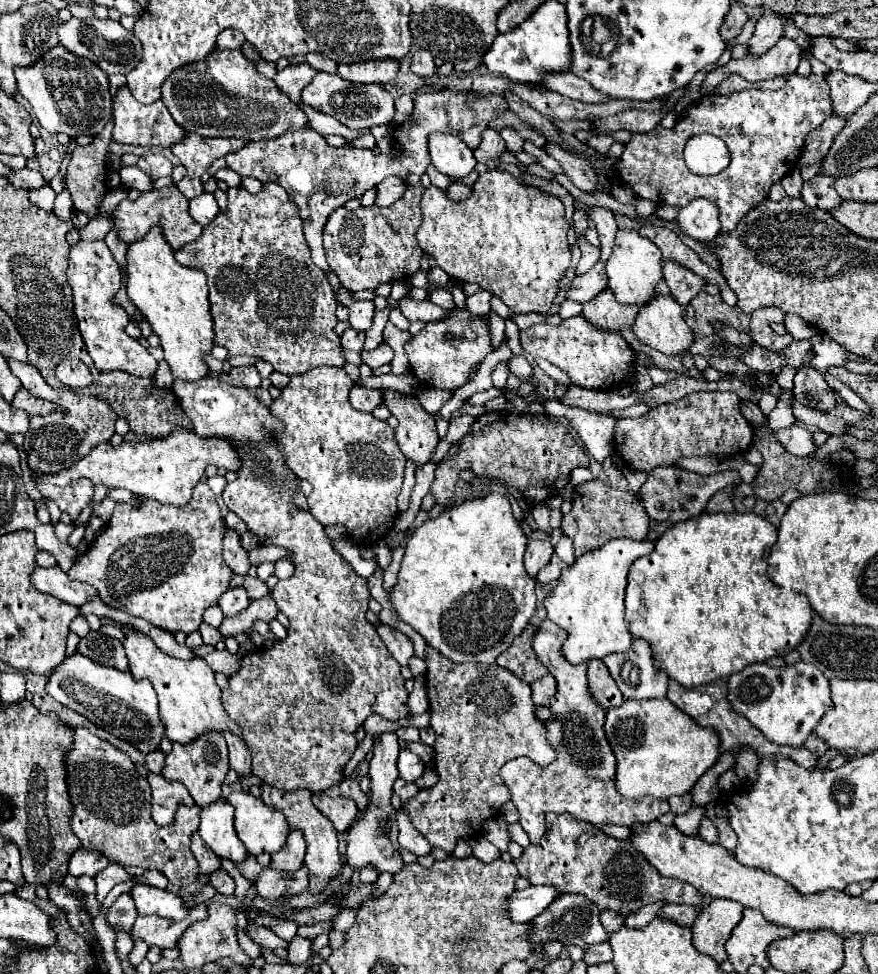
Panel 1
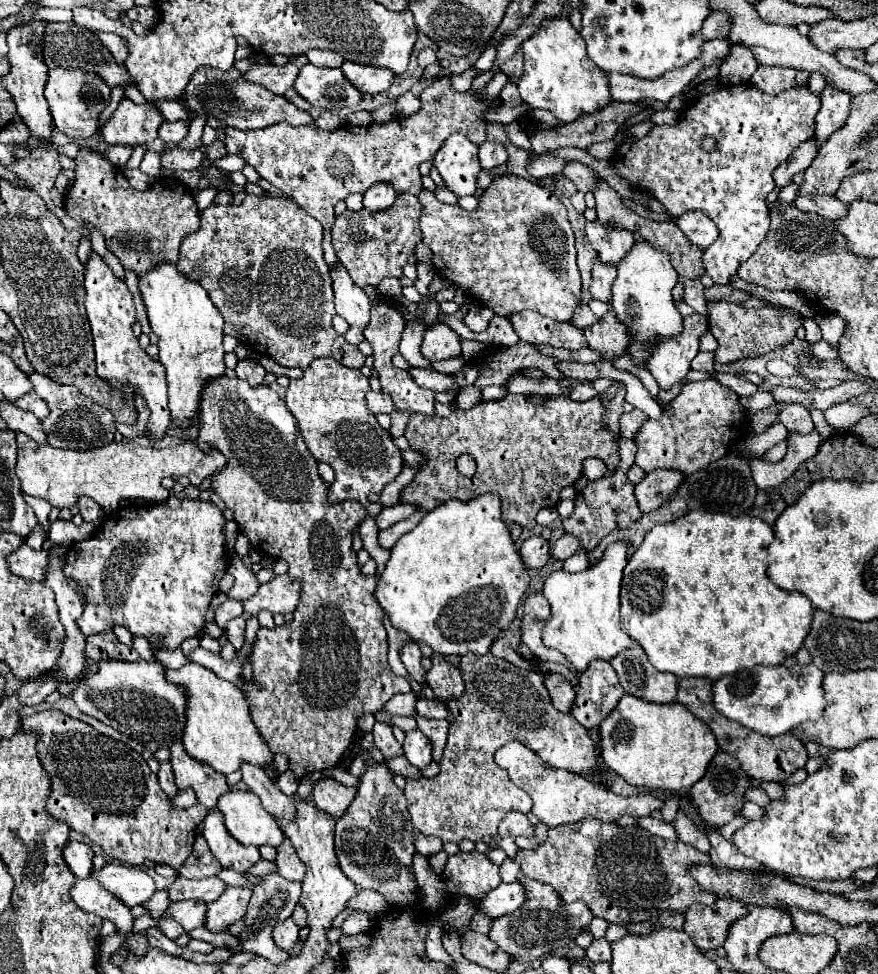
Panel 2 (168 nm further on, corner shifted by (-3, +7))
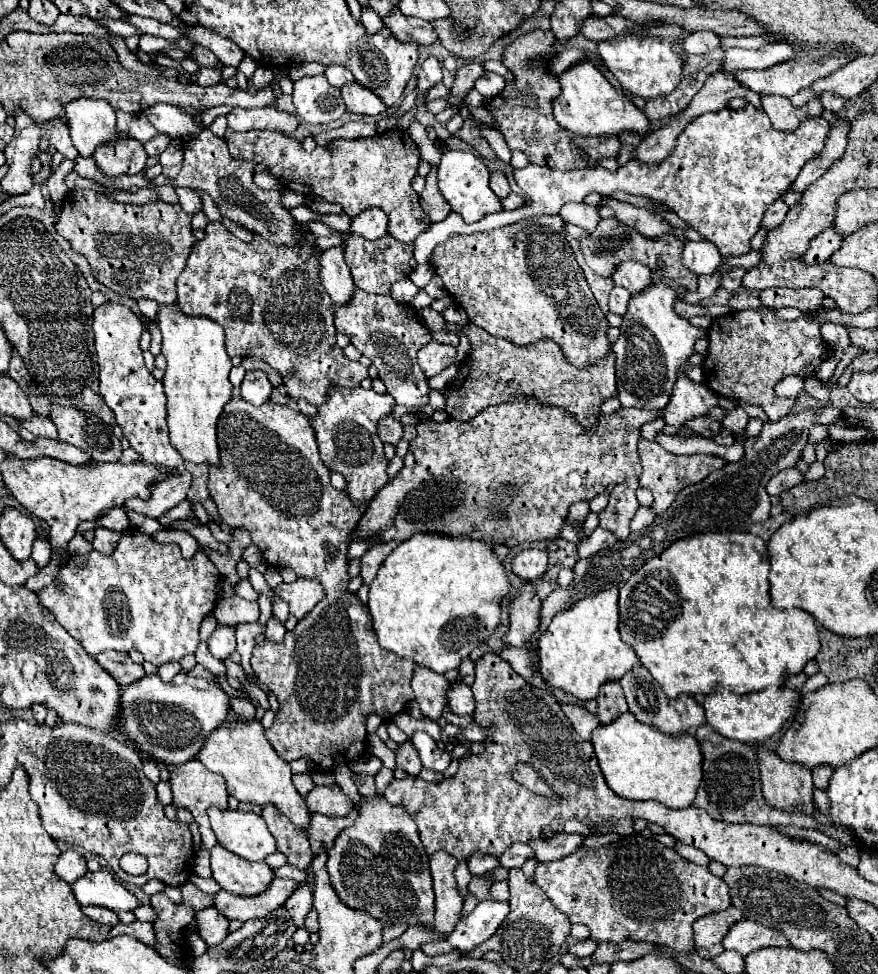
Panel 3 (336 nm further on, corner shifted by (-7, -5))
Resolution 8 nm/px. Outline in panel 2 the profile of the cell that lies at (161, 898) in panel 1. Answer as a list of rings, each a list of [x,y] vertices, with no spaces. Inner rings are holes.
[[[110,862],[100,872],[92,872],[92,876],[98,878],[98,882],[106,890],[116,894],[130,908],[148,902],[156,892],[156,884],[152,876],[148,876],[144,870],[136,866]]]

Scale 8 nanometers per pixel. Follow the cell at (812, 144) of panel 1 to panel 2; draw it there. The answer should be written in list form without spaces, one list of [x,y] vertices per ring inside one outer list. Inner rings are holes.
[[[812,136],[810,140],[806,140],[804,144],[800,144],[800,146],[790,154],[790,158],[788,158],[784,164],[780,164],[780,168],[776,168],[774,182],[776,182],[778,188],[784,188],[784,186],[792,180],[794,174],[804,172],[804,170],[814,162],[814,158],[818,156],[818,150],[820,150],[816,144],[818,144],[818,142],[816,142],[816,136]]]

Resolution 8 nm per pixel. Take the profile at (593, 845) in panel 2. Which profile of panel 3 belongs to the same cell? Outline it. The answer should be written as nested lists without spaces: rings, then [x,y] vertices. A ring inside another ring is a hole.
[[[642,834],[624,838],[616,846],[602,846],[598,850],[578,848],[556,862],[540,862],[534,872],[534,884],[550,896],[554,906],[562,910],[570,922],[586,924],[592,932],[592,938],[598,942],[642,940],[670,948],[674,952],[694,952],[692,922],[708,912],[730,906],[728,886],[722,878],[710,874],[706,866],[696,866],[682,858],[676,850],[670,850],[654,838],[646,838]]]

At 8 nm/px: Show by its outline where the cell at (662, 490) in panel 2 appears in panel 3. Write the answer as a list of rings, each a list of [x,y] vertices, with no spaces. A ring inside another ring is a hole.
[[[638,508],[638,512],[636,512],[636,516],[632,518],[632,522],[630,522],[630,532],[638,532],[638,530],[642,530],[642,528],[646,528],[648,524],[652,524],[652,520],[654,520],[656,516],[652,516],[652,508]]]

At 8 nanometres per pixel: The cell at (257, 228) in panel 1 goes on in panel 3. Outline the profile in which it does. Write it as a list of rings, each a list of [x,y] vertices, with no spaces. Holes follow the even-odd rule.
[[[210,222],[206,226],[206,236],[192,248],[190,252],[190,258],[188,258],[188,266],[184,268],[184,272],[178,276],[178,306],[184,314],[188,316],[204,316],[204,318],[210,318],[214,322],[218,322],[222,328],[224,328],[224,334],[226,334],[226,352],[230,358],[234,356],[256,356],[256,358],[262,358],[264,362],[268,362],[274,370],[280,372],[282,376],[282,384],[286,388],[286,394],[294,400],[306,400],[314,406],[320,406],[326,402],[328,398],[328,390],[334,388],[334,386],[340,386],[340,388],[356,388],[360,386],[360,382],[368,376],[368,368],[364,368],[360,362],[350,362],[344,352],[336,346],[336,328],[334,328],[334,302],[330,300],[330,296],[324,292],[324,288],[320,288],[320,276],[318,276],[318,270],[320,270],[320,258],[314,256],[314,248],[312,248],[312,256],[308,262],[302,262],[298,258],[300,254],[300,246],[304,244],[304,240],[300,240],[294,248],[284,248],[284,246],[276,246],[268,240],[262,240],[260,236],[254,236],[254,240],[250,244],[238,240],[234,234],[230,234],[222,222]]]

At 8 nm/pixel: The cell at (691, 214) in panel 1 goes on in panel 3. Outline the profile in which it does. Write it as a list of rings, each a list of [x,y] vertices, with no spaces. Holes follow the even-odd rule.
[[[688,242],[682,254],[682,264],[696,276],[714,274],[720,262],[722,256],[712,242]]]

